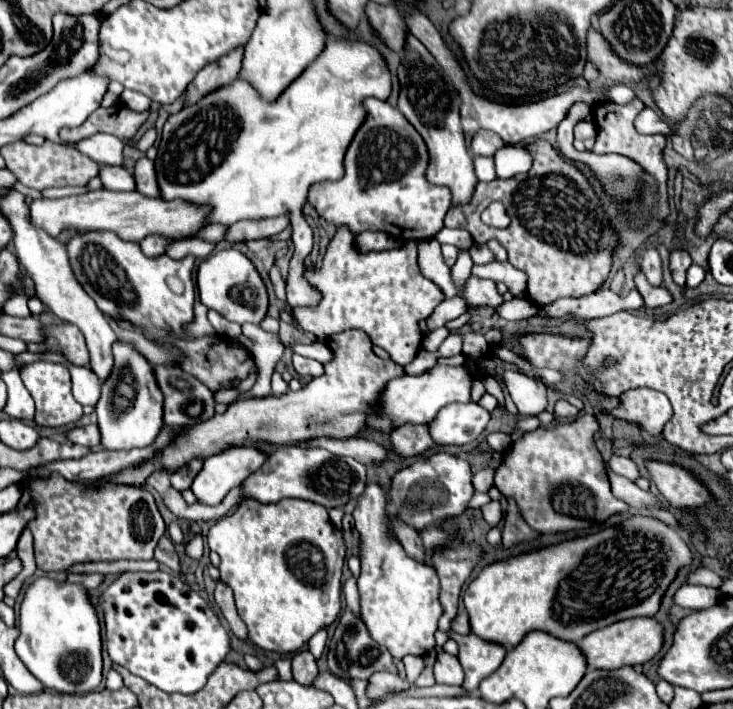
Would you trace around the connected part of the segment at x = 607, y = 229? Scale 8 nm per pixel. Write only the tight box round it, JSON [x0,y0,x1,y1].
[444,140,618,306]

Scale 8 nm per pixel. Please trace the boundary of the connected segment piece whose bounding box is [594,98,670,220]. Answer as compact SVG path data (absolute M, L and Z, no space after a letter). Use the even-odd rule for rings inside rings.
M640 98L630 100L628 104L612 104L612 102L604 102L598 104L594 108L594 118L596 118L597 138L594 145L594 151L600 154L622 154L630 160L634 160L636 164L644 166L644 170L650 170L650 176L656 180L656 202L654 202L654 220L666 220L666 216L670 214L670 204L668 204L668 190L666 190L666 182L668 182L668 166L664 162L662 150L666 146L666 138L664 136L642 136L636 132L634 128L634 118L644 110L644 102Z

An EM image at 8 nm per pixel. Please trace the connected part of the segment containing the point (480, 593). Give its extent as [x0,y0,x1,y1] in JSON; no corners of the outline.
[464,516,692,648]

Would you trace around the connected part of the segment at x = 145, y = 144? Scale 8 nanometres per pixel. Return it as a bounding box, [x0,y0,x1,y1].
[134,128,156,152]

